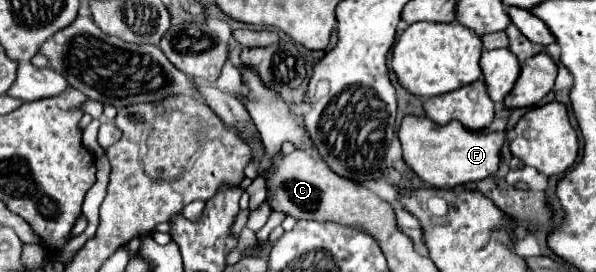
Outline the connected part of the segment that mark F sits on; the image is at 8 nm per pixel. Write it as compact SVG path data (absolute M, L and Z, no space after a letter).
M407 116L401 122L397 138L407 166L433 188L455 188L473 180L495 176L503 162L501 150L505 144L505 132L473 132L459 122L441 126L427 116Z

